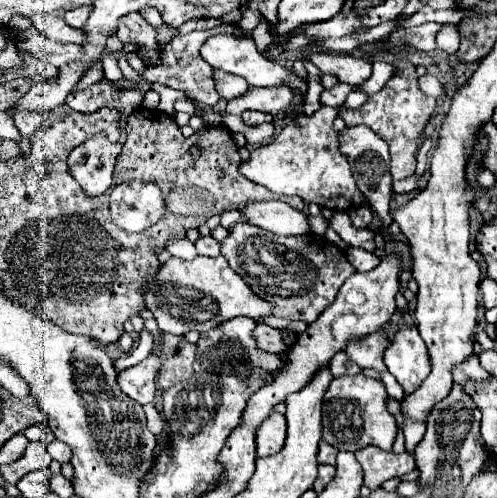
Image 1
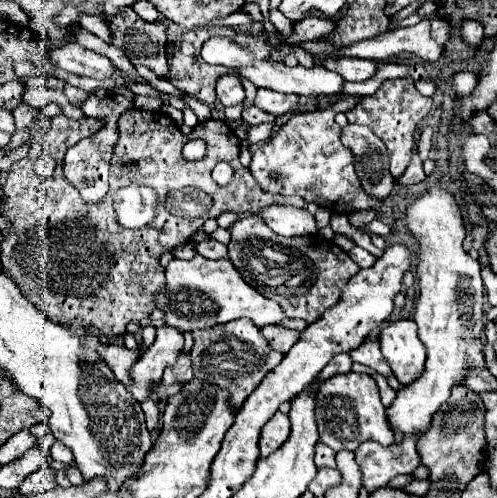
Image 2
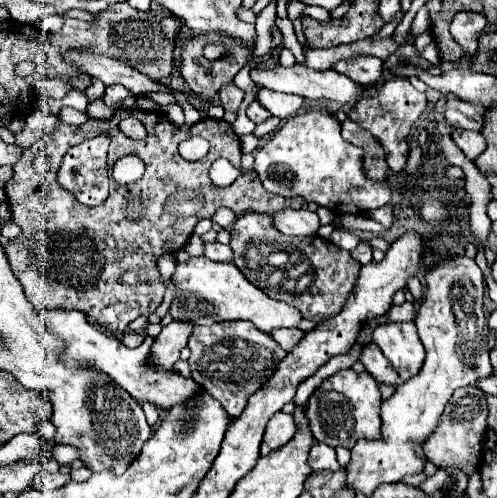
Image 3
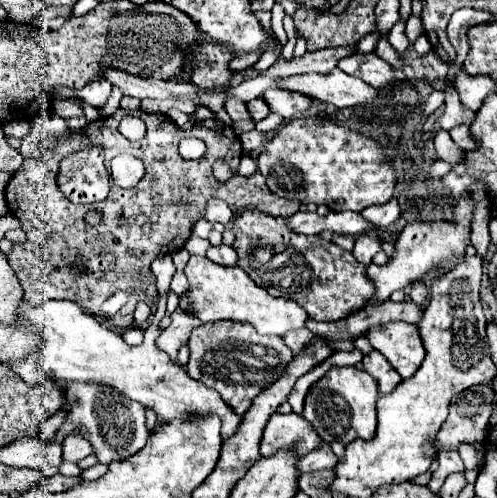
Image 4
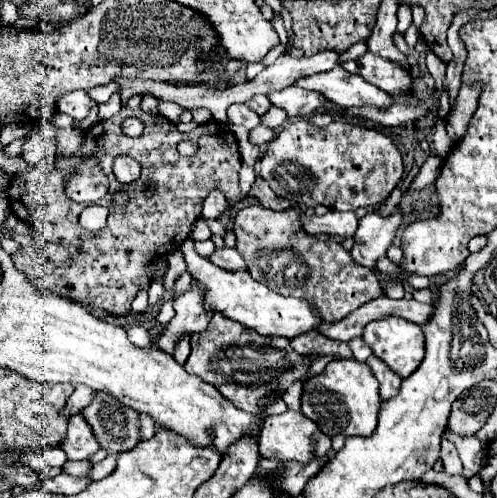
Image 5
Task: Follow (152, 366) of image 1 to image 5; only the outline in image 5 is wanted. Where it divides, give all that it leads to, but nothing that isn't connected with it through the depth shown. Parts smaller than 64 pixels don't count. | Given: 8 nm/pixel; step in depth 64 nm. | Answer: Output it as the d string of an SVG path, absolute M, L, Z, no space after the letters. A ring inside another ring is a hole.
M194 282L190 290L186 290L184 294L176 298L174 302L176 316L170 320L164 334L156 340L164 352L172 352L174 344L180 340L182 334L202 332L204 328L208 328L212 320L212 312L206 310L206 292L204 290L206 288L202 284Z

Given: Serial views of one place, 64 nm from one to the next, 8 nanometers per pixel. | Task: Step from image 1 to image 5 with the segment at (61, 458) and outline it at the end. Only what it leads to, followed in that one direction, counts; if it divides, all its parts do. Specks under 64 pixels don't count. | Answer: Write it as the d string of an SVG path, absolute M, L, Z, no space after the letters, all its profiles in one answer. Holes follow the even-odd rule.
M72 416L70 420L76 422L76 424L68 426L66 438L62 440L60 447L68 454L71 461L90 458L100 448L100 442L98 442L94 430L80 416Z

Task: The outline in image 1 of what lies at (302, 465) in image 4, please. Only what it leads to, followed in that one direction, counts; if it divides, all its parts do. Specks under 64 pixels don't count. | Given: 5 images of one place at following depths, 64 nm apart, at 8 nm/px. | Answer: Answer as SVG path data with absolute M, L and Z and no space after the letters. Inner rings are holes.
M320 442L318 464L330 464L330 466L334 466L334 464L336 464L336 454L338 454L336 448L332 448L332 446L326 444L326 442Z

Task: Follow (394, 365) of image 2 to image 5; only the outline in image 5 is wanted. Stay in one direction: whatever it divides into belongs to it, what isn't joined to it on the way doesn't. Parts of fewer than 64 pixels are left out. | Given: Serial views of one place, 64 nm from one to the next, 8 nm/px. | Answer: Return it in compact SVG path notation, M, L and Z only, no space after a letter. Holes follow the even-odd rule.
M388 316L384 320L374 320L366 324L362 340L372 348L372 354L378 356L382 362L386 362L388 368L396 372L400 378L408 378L424 358L424 332L418 324L412 324L404 318Z

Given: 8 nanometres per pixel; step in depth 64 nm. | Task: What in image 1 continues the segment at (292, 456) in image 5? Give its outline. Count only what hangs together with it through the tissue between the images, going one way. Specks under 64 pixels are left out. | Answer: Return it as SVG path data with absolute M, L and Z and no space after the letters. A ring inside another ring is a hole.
M272 412L270 418L266 418L256 432L256 454L272 456L280 452L284 440L286 440L286 418L278 412Z

